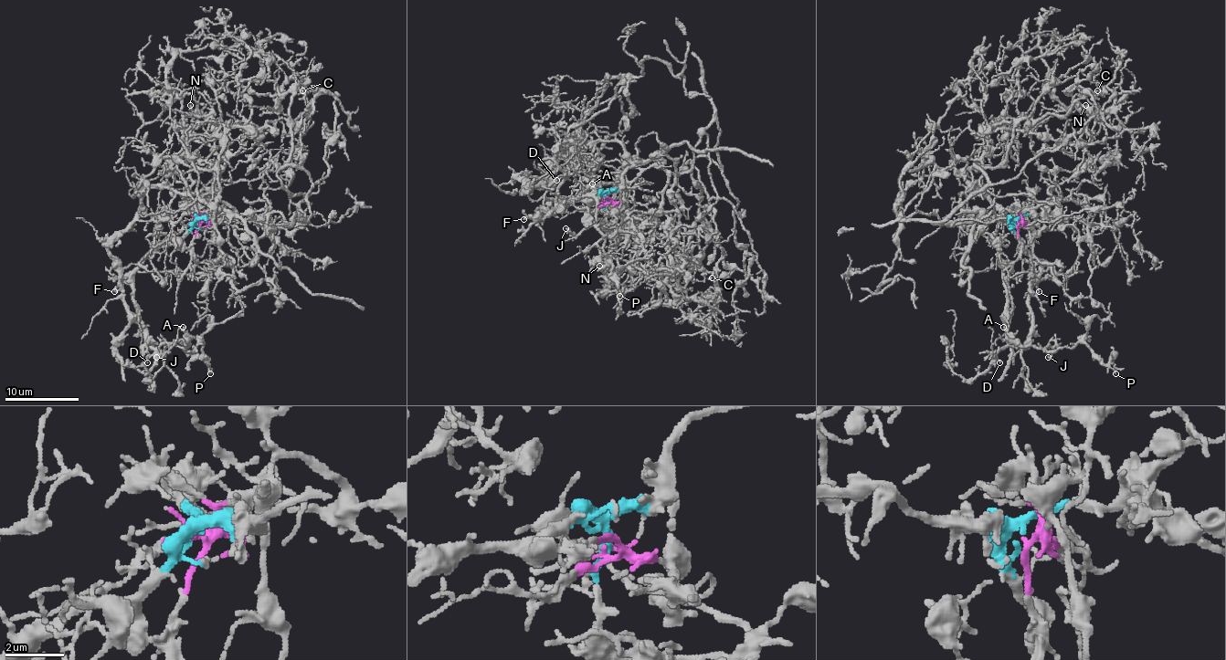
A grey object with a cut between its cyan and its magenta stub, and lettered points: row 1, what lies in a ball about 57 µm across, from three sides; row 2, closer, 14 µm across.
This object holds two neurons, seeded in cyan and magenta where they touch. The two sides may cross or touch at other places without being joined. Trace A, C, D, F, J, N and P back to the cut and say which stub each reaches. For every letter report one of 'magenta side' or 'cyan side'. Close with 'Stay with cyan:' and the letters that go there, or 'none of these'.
A: cyan side
C: magenta side
D: cyan side
F: cyan side
J: cyan side
N: magenta side
P: cyan side
Stay with cyan: A, D, F, J, P

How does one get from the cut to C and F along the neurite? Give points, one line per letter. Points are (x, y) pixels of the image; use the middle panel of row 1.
C: (607, 197), (645, 221), (674, 210), (672, 184), (715, 121), (721, 166), (691, 164), (723, 251), (712, 277)
F: (607, 197), (593, 195), (589, 199), (567, 199), (552, 212), (537, 212), (523, 219)

